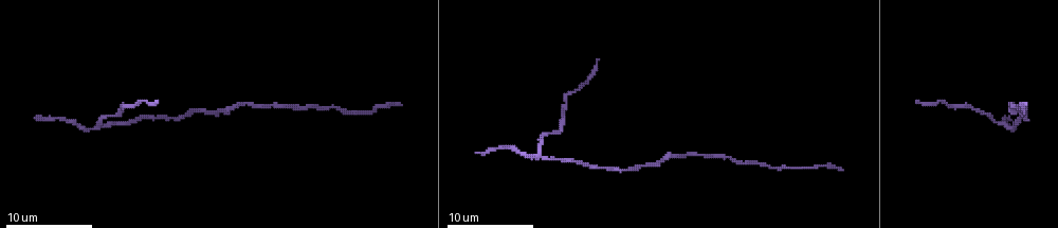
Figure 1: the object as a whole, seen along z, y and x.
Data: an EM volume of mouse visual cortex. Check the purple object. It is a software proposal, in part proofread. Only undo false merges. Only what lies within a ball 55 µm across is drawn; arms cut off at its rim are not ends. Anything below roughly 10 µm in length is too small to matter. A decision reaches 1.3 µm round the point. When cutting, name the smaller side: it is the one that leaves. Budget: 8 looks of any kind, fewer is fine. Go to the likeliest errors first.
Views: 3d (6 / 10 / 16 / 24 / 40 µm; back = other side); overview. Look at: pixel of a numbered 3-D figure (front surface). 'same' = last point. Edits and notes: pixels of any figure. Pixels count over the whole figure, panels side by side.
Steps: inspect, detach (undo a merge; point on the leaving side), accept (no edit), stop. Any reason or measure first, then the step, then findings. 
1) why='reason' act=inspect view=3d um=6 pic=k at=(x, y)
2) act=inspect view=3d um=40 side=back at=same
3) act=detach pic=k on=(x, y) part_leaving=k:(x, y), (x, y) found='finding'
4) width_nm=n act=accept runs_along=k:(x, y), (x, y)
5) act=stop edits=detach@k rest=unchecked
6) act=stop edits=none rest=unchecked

why='abrupt turn' act=inspect view=3d um=16 pic=1 at=(1013, 127)

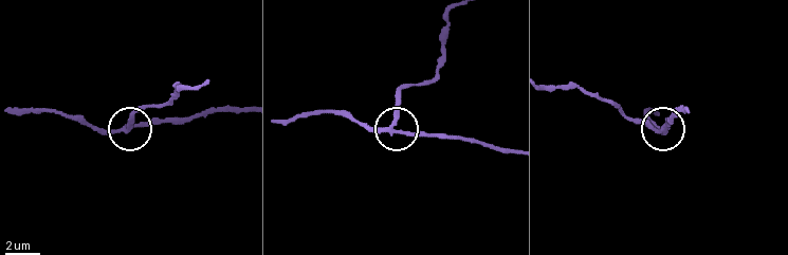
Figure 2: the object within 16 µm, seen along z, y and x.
width_nm=220 act=detach pic=2 on=(399, 104) part_leaving=2:(390, 125), (402, 92), (434, 75), (449, 15) found='two neurons meet here'

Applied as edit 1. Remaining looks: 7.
why='thick turns thin' act=inspect view=3d um=16 pic=1 at=(241, 105)

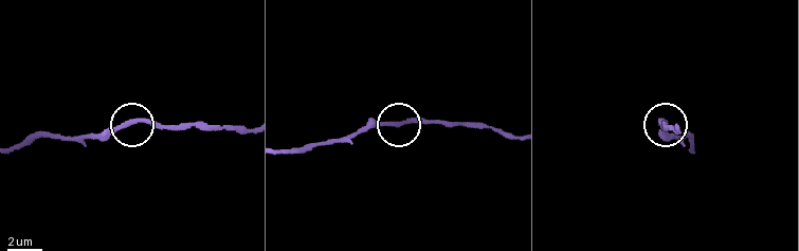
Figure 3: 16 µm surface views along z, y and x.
act=inspect view=3d um=16 side=back pic=3 at=(397, 125)

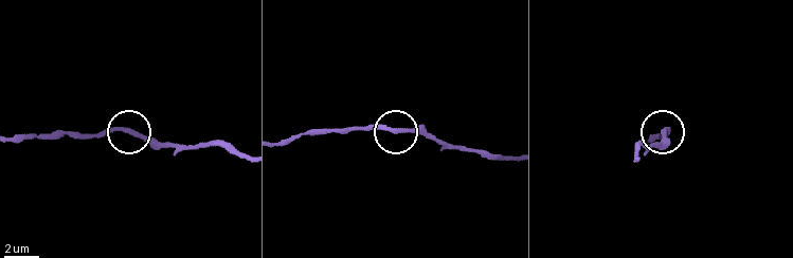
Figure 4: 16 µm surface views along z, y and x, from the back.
act=accept runs_along=4:(499, 153), (453, 149), (414, 132), (343, 128) found='continuous, no second neuron'

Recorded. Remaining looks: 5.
act=inspect view=3d um=16 pic=1 at=(628, 171)

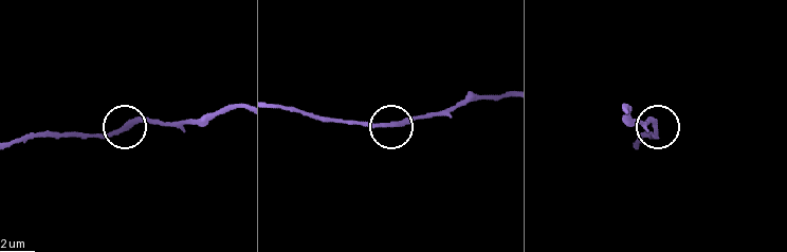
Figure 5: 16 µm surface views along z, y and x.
act=accept found='one neuron here'

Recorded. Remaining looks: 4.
act=inspect view=overview

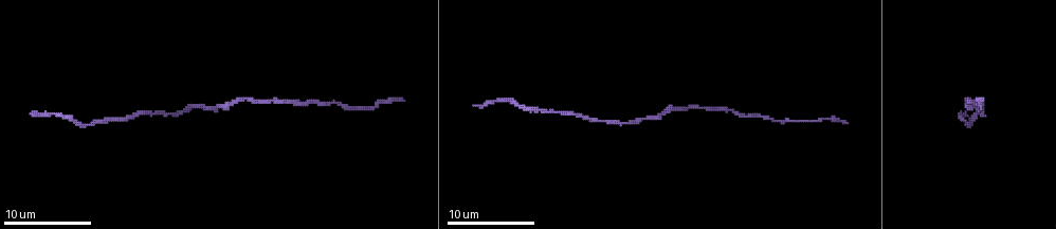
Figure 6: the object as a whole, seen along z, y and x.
why='thin neck' act=inspect view=3d um=16 pic=6 at=(971, 102)

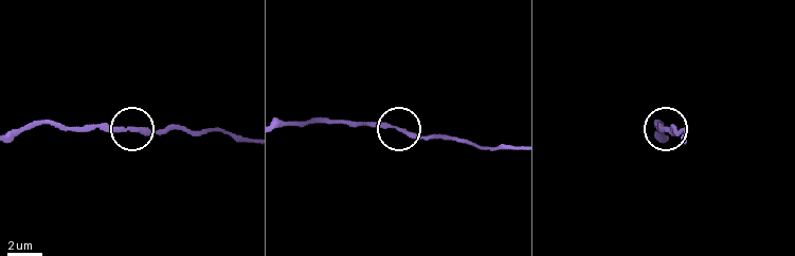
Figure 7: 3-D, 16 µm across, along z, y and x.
act=inspect view=3d um=6 pic=7 at=(394, 126)

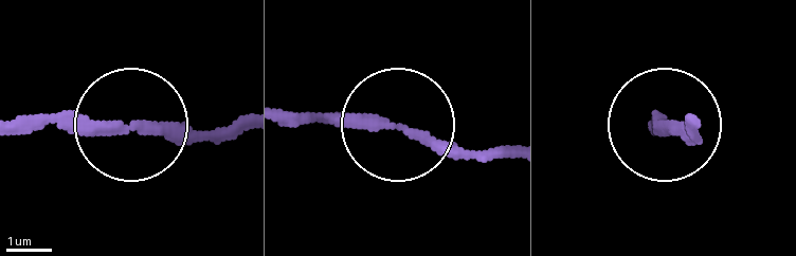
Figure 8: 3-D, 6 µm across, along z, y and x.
width_nm=230 act=accept runs_along=8:(283, 111), (362, 111), (510, 157) found='continuous, no second neuron'

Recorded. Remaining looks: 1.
act=stop edits=detach@2 rest=unchecked

